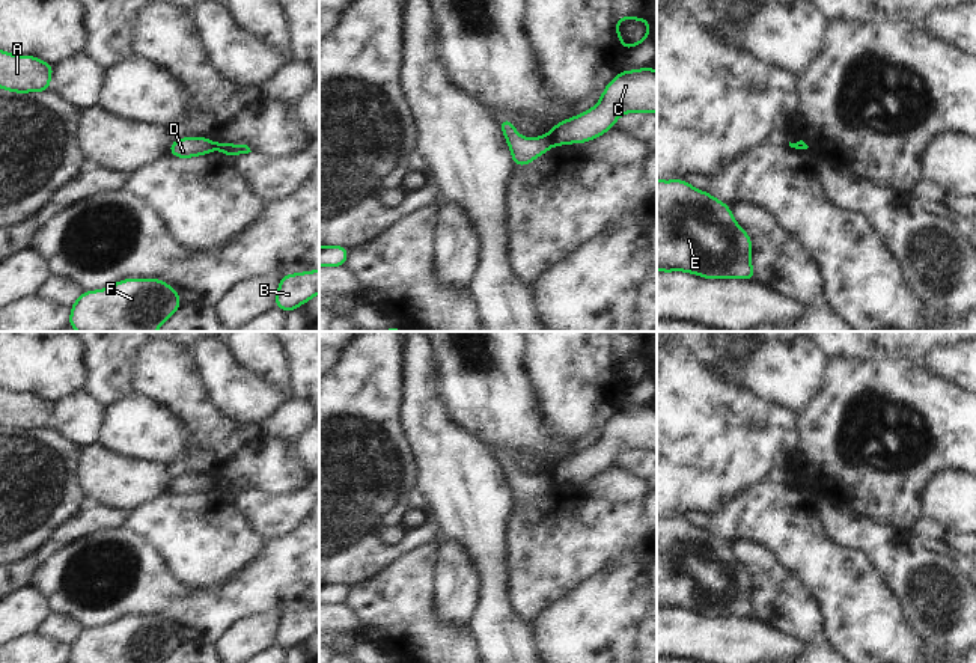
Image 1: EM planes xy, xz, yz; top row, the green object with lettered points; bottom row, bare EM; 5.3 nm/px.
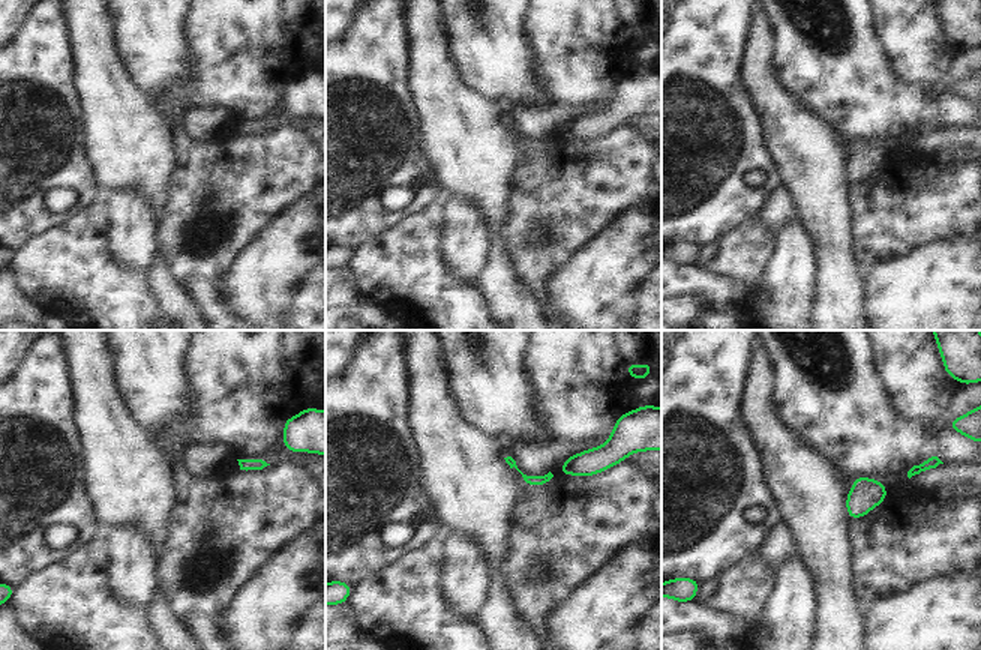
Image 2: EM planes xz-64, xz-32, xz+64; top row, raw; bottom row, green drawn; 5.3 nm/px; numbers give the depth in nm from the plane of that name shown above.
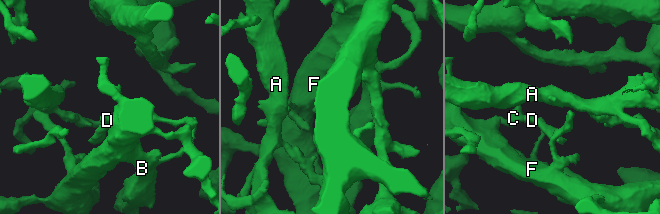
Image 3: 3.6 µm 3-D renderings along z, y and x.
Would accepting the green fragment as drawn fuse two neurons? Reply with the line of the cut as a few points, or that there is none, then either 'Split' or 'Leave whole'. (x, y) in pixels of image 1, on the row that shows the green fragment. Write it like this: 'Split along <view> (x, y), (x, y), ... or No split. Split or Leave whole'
Split along xz (550, 134), (553, 143). Split.

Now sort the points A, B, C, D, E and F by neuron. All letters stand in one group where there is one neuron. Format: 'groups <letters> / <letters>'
groups A B C E F / D

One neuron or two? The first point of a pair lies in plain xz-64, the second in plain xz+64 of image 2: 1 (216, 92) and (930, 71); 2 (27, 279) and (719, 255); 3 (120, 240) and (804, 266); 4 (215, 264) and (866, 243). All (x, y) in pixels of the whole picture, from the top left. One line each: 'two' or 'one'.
1: one
2: one
3: one
4: one

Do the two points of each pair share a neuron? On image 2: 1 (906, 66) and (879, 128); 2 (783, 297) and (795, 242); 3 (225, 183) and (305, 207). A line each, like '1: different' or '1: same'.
1: different
2: same
3: different

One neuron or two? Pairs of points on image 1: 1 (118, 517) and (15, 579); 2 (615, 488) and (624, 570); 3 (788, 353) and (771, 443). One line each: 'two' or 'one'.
1: one
2: two
3: two

